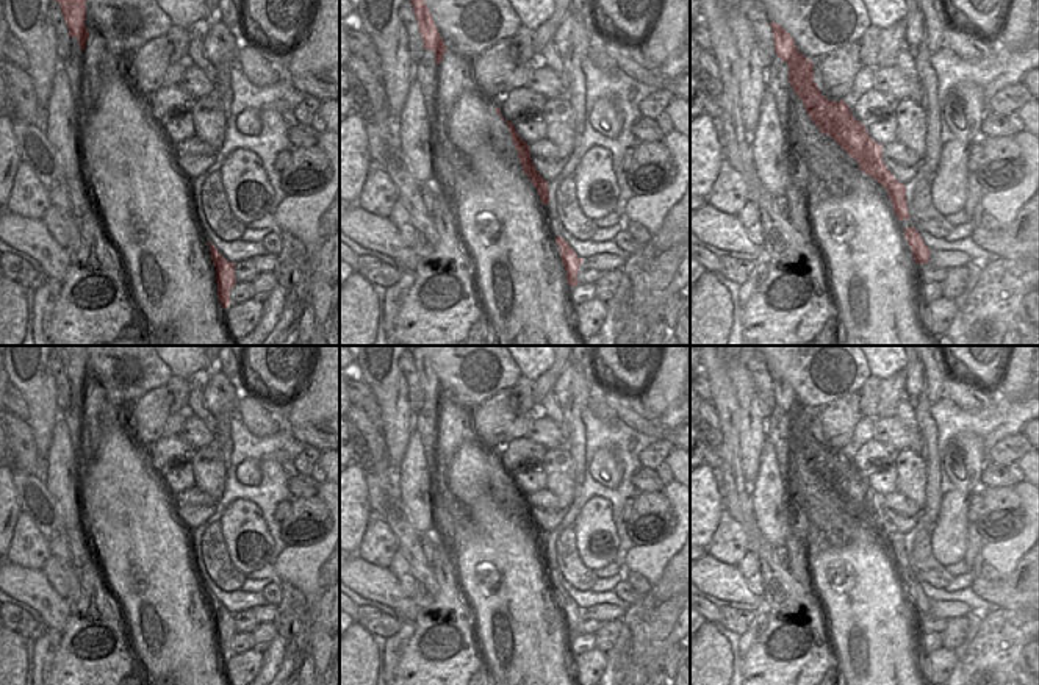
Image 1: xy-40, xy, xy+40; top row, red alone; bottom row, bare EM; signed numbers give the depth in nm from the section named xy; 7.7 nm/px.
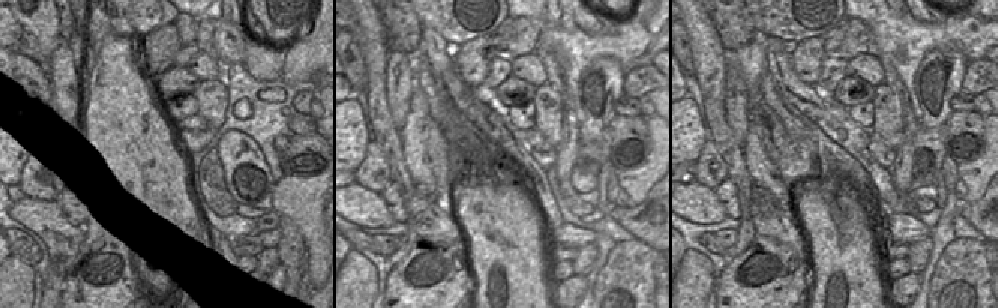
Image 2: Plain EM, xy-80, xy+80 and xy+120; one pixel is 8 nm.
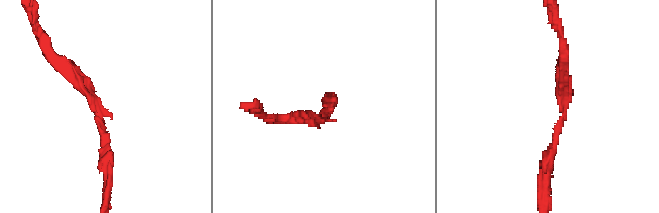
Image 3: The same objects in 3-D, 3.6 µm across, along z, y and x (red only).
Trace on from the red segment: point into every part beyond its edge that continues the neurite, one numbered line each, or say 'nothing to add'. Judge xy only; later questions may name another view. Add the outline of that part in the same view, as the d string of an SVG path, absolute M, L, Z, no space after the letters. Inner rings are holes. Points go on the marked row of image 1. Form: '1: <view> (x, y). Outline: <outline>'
nothing to add.

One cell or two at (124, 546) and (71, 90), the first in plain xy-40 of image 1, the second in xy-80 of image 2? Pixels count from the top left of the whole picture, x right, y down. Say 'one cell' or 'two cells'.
two cells

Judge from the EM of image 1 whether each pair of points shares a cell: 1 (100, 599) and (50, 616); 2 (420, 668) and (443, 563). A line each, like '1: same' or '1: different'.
1: different
2: same

